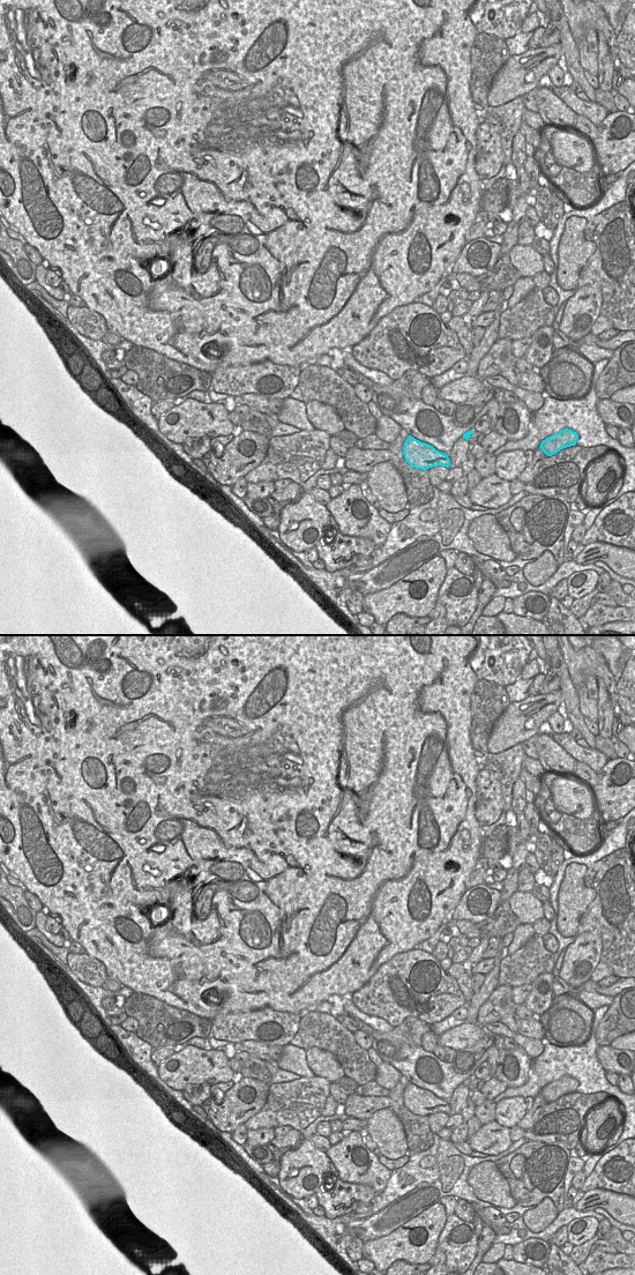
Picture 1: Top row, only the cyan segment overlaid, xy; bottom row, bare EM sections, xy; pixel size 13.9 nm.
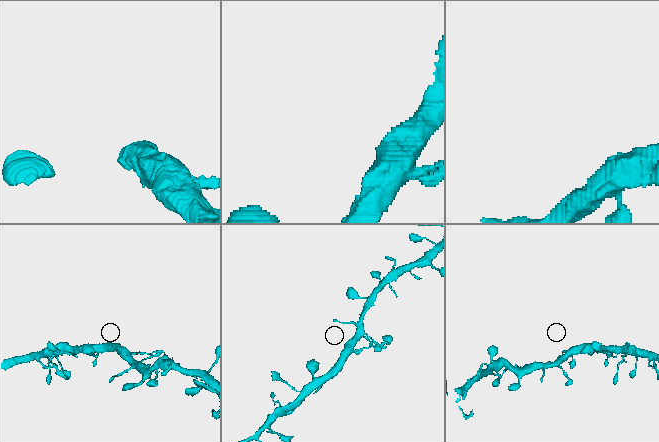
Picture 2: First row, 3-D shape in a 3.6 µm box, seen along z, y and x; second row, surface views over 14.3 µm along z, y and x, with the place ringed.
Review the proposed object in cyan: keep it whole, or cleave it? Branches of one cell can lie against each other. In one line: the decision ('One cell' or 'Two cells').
One cell

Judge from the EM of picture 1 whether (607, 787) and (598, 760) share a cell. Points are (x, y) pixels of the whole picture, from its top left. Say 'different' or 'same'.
different

